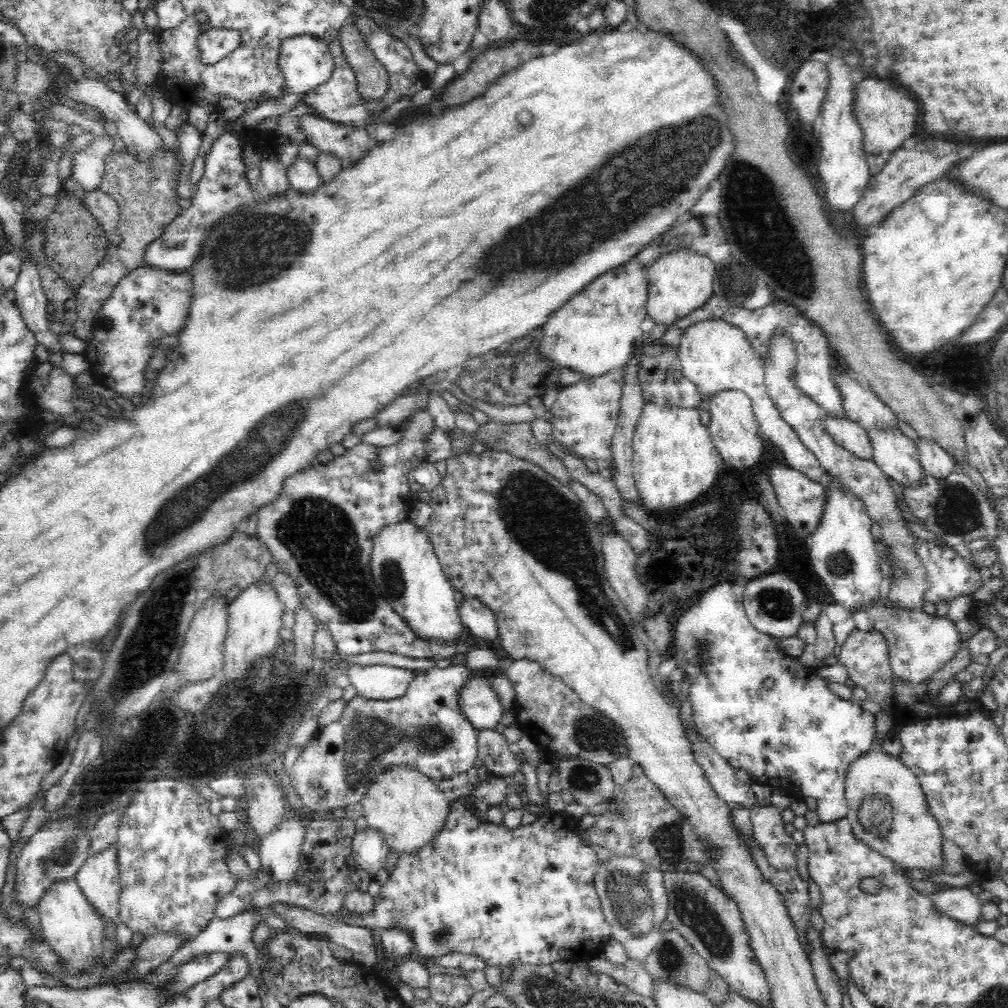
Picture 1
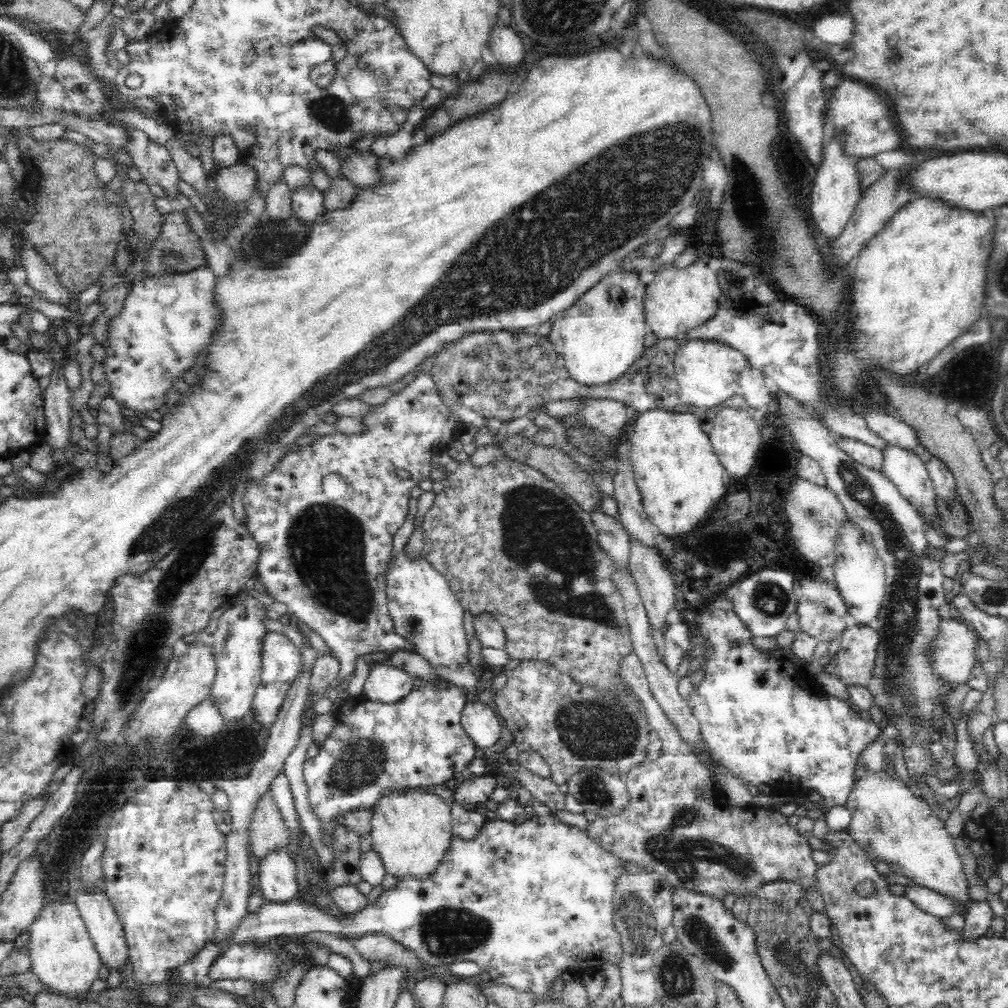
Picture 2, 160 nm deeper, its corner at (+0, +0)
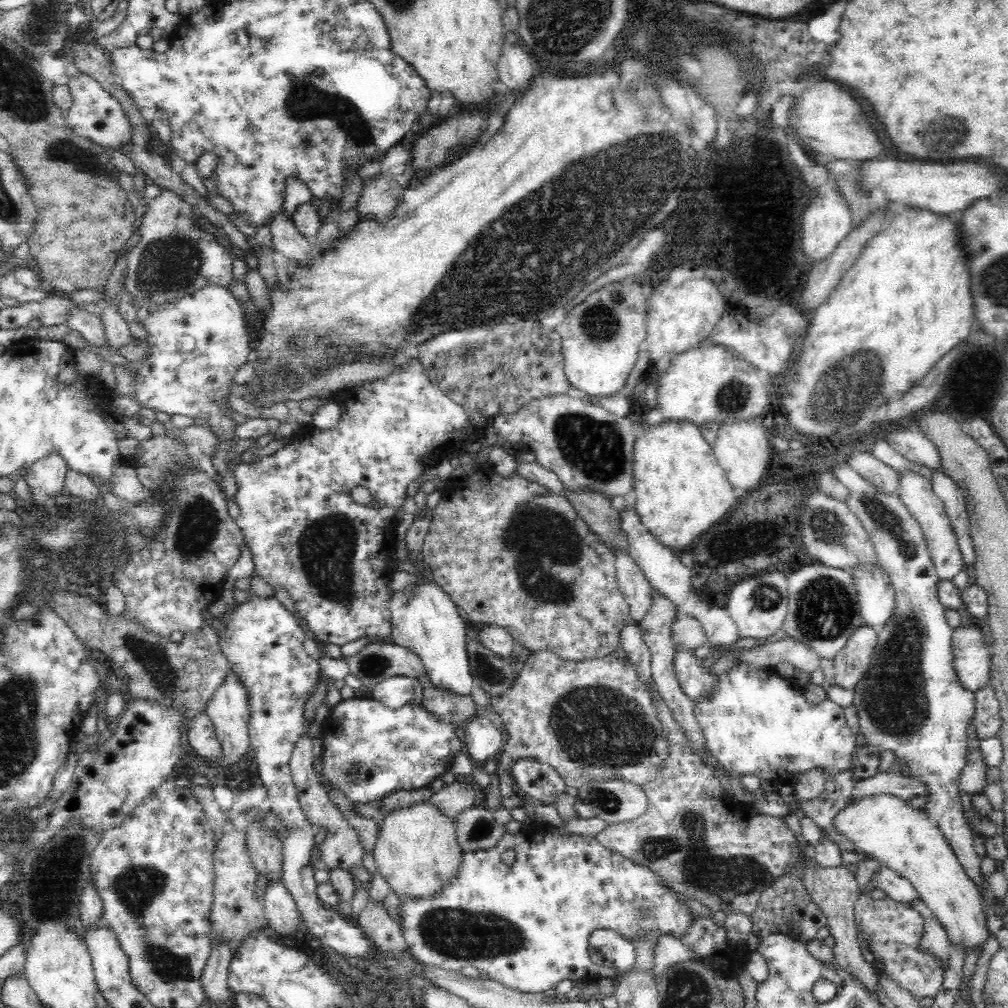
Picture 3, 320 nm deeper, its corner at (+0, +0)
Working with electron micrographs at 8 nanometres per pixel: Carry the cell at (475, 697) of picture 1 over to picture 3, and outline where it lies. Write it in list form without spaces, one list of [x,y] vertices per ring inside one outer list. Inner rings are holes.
[[[480,716],[469,720],[464,732],[464,753],[472,763],[484,767],[487,761],[498,760],[506,737],[488,717]]]

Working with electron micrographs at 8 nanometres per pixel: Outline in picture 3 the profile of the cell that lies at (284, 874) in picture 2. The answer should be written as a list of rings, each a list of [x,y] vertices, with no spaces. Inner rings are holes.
[[[283,881],[268,883],[263,910],[266,926],[274,931],[274,936],[292,936],[299,932],[302,922],[294,900]]]

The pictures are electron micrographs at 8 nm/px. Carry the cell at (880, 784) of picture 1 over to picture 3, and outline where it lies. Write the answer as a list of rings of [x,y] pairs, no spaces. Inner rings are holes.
[[[876,794],[869,795],[868,798],[862,796],[856,803],[847,805],[832,820],[832,823],[838,834],[848,836],[852,842],[858,844],[860,850],[878,858],[882,862],[882,867],[887,866],[912,883],[919,900],[928,906],[934,918],[944,927],[950,945],[962,947],[964,956],[971,953],[980,956],[982,946],[990,937],[994,937],[994,934],[990,932],[988,925],[986,925],[987,915],[981,895],[976,889],[975,883],[970,880],[963,866],[960,865],[951,845],[944,839],[936,824],[932,823],[924,812],[920,812],[920,809],[911,808],[906,801],[896,798],[894,795]]]

